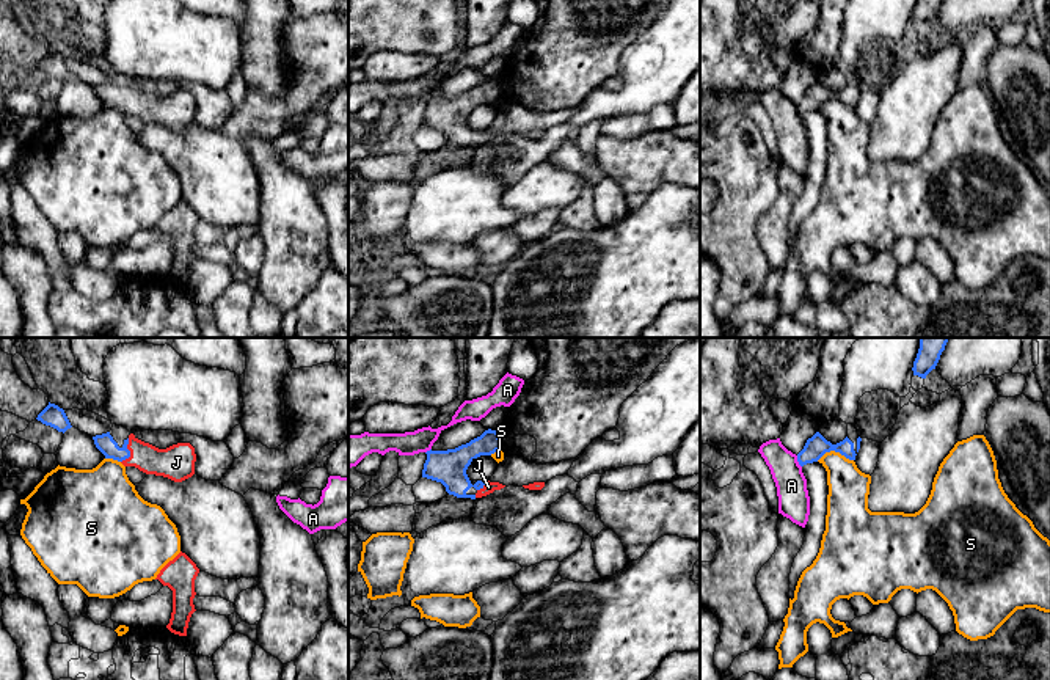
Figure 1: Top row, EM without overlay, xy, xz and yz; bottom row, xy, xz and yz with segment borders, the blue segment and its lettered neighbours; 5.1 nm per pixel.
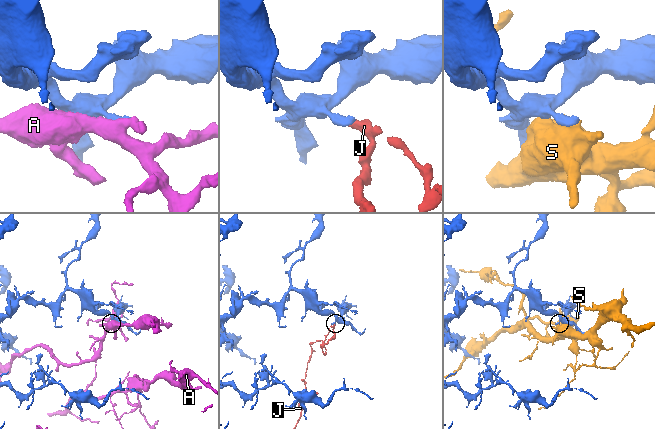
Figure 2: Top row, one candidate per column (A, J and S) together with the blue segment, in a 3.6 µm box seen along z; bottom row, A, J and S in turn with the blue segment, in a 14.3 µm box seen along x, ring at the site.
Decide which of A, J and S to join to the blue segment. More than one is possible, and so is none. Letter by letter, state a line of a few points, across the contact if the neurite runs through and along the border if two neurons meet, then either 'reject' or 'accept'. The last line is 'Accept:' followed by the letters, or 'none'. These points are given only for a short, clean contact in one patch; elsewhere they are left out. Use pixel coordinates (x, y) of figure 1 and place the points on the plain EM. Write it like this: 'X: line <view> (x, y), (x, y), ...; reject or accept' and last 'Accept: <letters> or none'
A: reject
J: line xy (105, 91), (113, 99), (129, 99), (157, 110), (176, 110); accept
S: reject
Accept: J

